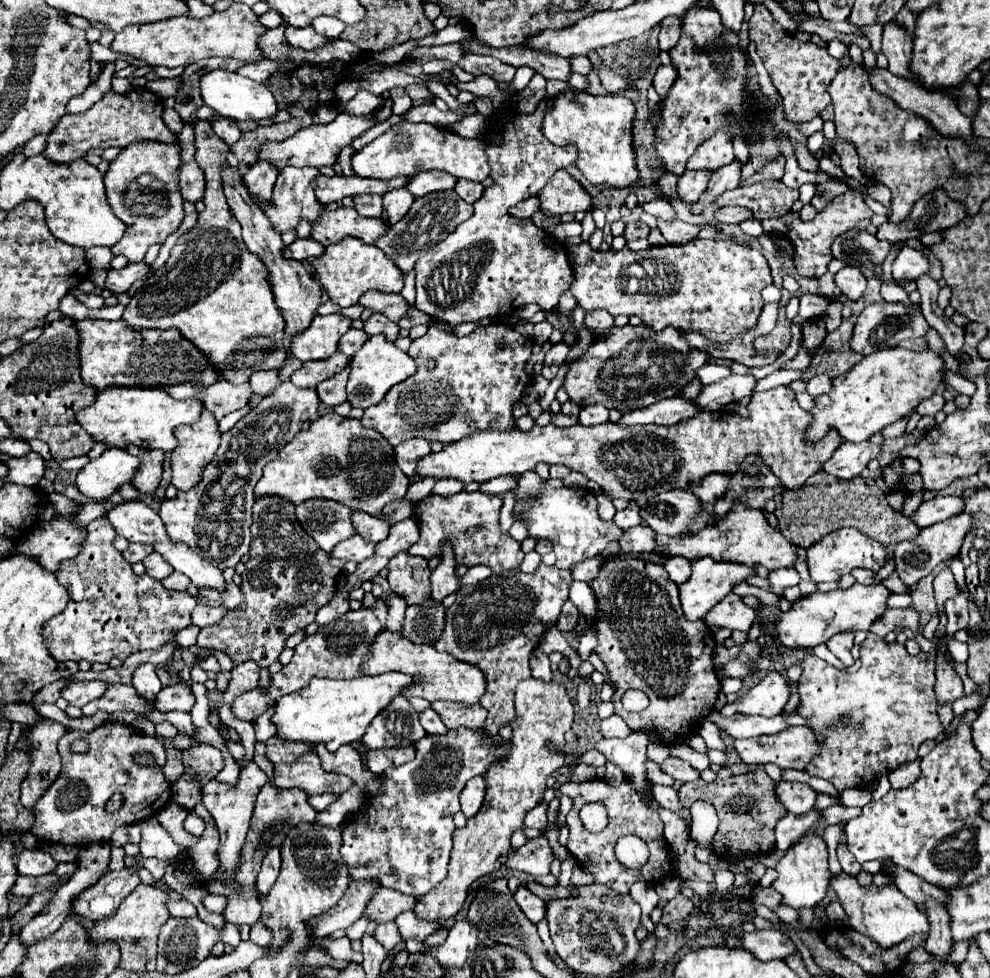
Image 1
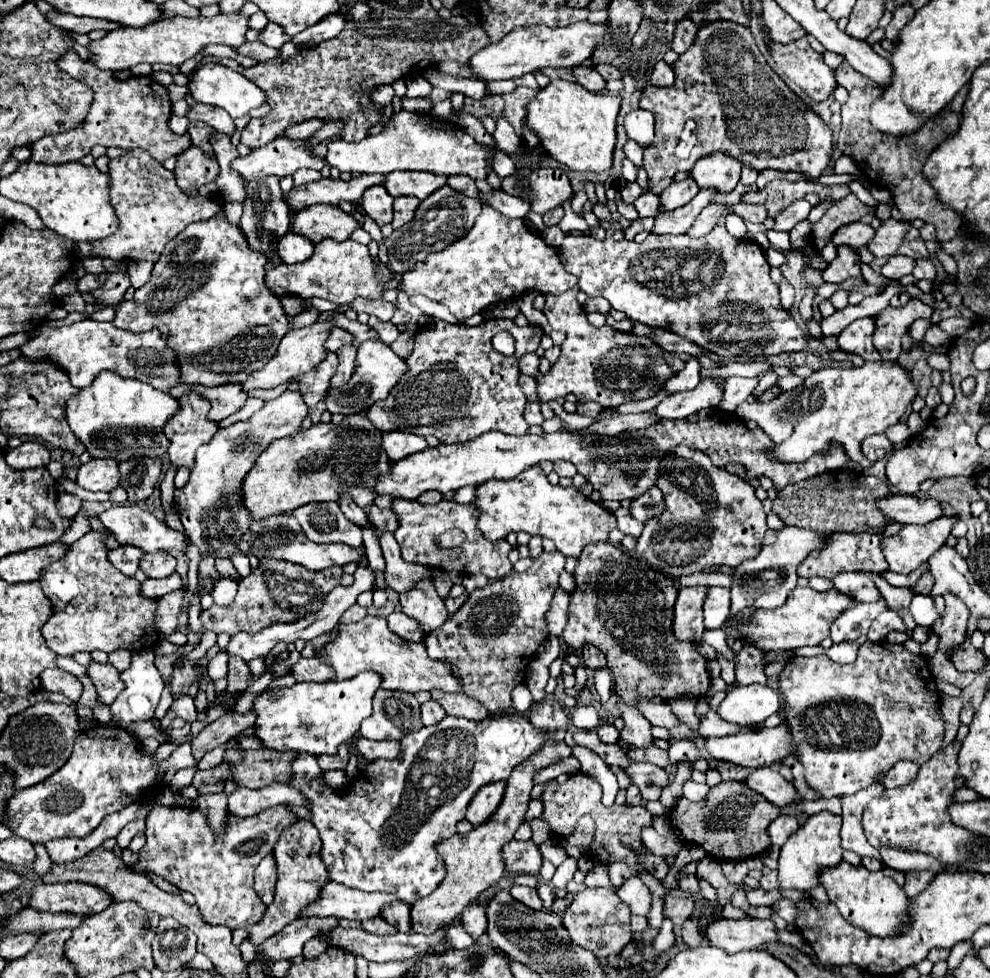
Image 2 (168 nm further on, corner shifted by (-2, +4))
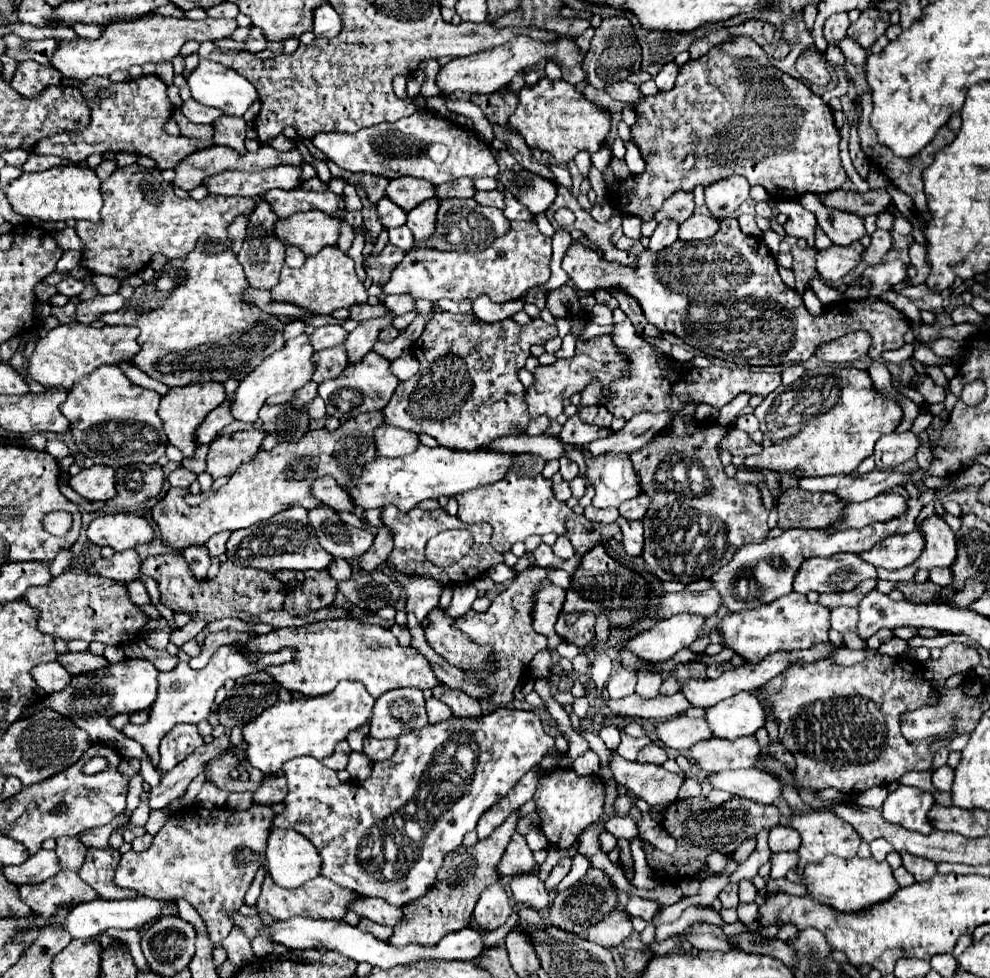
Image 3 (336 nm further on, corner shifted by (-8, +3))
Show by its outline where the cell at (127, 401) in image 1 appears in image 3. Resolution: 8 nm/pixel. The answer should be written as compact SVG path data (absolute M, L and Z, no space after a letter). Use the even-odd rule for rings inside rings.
M97 368L93 376L77 380L63 402L61 412L71 422L71 434L79 452L91 458L95 464L105 464L113 468L129 464L153 464L167 450L167 436L163 420L157 416L161 394L133 384L121 368Z

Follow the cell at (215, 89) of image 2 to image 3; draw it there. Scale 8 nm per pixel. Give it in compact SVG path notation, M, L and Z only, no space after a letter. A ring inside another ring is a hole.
M201 60L187 78L191 96L213 108L221 108L229 116L243 116L259 98L255 86L219 62Z

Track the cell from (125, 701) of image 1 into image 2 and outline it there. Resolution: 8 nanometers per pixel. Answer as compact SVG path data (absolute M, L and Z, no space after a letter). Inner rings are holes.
M89 661L85 667L87 675L91 677L93 685L97 687L97 693L105 705L111 705L115 697L123 691L123 681L119 677L119 671L111 663L97 663Z

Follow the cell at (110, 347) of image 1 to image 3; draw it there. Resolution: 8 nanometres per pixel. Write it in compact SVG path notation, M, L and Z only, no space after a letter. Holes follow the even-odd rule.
M61 324L53 328L47 336L43 336L29 362L29 374L43 384L45 388L63 386L67 390L73 388L75 380L89 376L101 364L121 364L131 362L133 356L139 352L137 330L129 326L87 326L87 324Z

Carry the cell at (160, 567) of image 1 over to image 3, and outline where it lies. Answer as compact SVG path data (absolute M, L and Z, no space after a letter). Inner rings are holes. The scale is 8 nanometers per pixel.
M181 554L149 556L141 564L141 574L157 580L161 590L161 600L173 612L177 610L191 612L191 614L197 612L203 614L209 622L219 618L237 618L239 610L245 610L249 614L261 614L265 610L281 610L283 604L283 594L281 594L283 584L273 574L257 568L243 568L233 564L231 560L223 562L223 568L219 568L217 578L203 580L203 582L197 582L193 578Z

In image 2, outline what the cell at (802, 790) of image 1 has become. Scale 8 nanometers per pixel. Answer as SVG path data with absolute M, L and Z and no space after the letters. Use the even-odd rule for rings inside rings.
M763 767L763 769L755 769L745 781L743 781L751 791L763 795L767 801L771 801L777 807L785 807L785 805L795 805L799 795L797 789L787 783L775 769L771 767Z

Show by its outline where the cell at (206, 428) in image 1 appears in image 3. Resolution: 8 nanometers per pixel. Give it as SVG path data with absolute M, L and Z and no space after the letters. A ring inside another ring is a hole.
M205 382L205 384L189 384L183 388L171 388L169 394L163 396L159 404L159 416L165 422L165 434L169 442L183 452L185 458L191 458L197 450L197 428L205 420L205 416L217 408L225 400L223 384Z

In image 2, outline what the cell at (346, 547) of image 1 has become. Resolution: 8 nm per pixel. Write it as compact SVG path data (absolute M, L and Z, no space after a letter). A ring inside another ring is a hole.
M291 513L271 515L267 519L253 521L249 531L243 533L237 549L239 549L239 553L245 553L245 555L253 553L257 559L285 559L285 561L303 565L309 571L323 571L331 565L355 563L355 561L359 561L359 557L363 553L363 549L351 549L351 547L345 547L345 545L317 545L317 543L311 543L303 535L303 529L299 527L297 519Z

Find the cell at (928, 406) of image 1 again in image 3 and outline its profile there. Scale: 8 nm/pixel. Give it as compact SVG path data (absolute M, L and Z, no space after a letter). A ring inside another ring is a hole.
M915 376L913 382L919 384L919 392L925 396L927 404L937 404L937 402L943 402L945 400L945 390L941 386L937 386L929 376Z

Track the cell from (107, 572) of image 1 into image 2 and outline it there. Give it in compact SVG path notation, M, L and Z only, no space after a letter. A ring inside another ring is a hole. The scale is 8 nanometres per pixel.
M89 531L75 541L67 555L43 569L39 577L43 593L49 597L53 615L41 627L51 651L57 655L73 655L75 651L115 649L141 651L157 643L155 609L157 601L141 597L139 581L117 571L107 559L105 537L109 533Z

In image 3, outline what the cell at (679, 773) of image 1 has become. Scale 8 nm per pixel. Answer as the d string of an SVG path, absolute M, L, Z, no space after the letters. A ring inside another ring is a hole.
M649 744L639 752L637 760L639 762L651 762L651 764L663 764L667 760L667 754L665 754L665 748L661 748L657 744Z

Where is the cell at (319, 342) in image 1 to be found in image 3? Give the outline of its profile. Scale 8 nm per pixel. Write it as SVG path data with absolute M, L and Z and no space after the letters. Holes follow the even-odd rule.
M301 334L301 336L293 338L293 340L287 340L285 346L279 352L265 358L249 376L245 376L245 380L239 382L235 402L233 402L235 420L257 422L257 412L265 404L265 398L269 398L273 394L279 394L279 392L293 392L293 390L303 388L311 380L311 376L315 372L315 362L311 360L313 354L315 354L315 350L313 350L313 346L309 342L309 336Z

